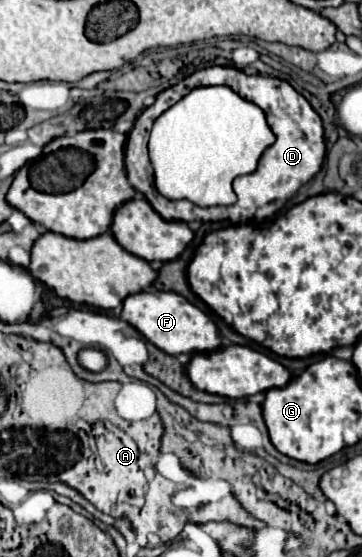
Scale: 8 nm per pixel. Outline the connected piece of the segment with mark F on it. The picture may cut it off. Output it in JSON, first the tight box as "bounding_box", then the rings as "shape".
{"bounding_box":[122,291,222,355],"shape":[[[144,291],[126,297],[122,305],[122,319],[168,355],[196,355],[218,351],[218,347],[222,347],[222,337],[216,323],[196,305],[172,291]]]}

